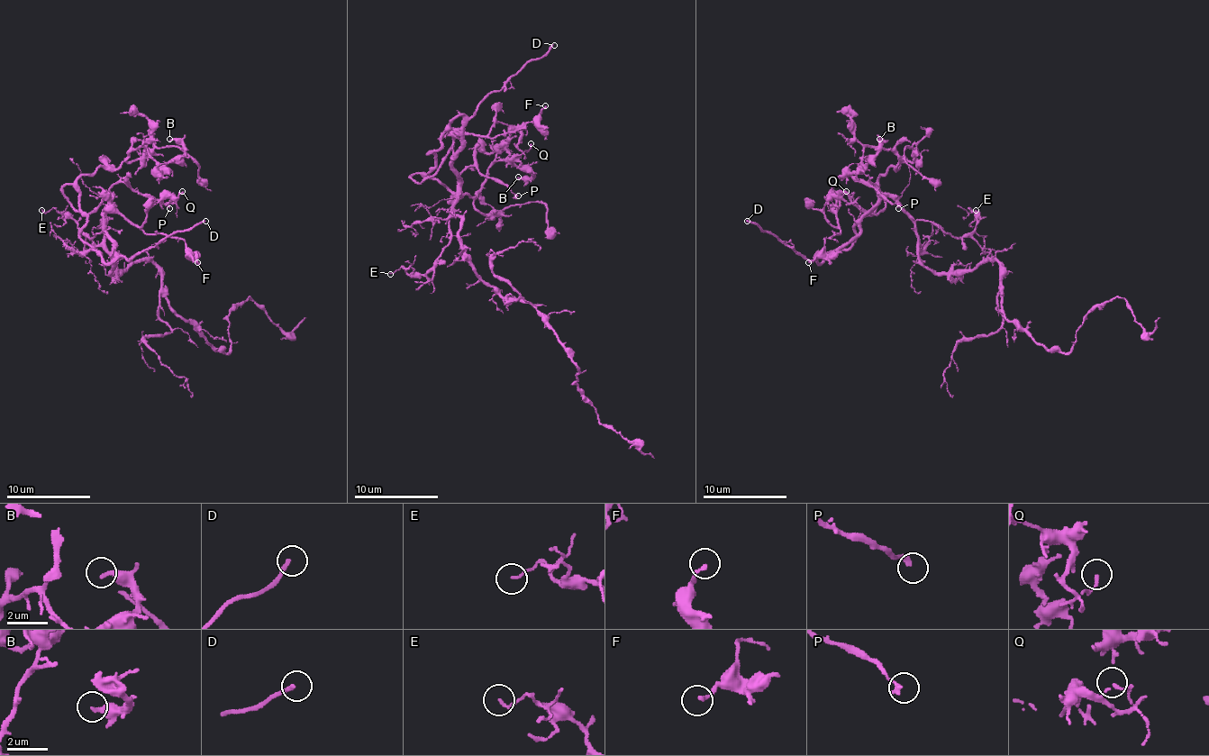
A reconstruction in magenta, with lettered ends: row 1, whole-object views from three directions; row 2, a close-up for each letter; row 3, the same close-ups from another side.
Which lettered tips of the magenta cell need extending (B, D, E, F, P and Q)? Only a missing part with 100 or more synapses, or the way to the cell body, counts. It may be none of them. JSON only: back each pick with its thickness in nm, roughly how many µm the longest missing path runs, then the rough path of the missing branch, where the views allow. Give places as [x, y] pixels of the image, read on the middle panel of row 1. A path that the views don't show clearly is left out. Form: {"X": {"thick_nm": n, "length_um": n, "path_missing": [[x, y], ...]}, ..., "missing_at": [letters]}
{"D": {"thick_nm": 200, "length_um": 60}, "missing_at": ["D"]}

